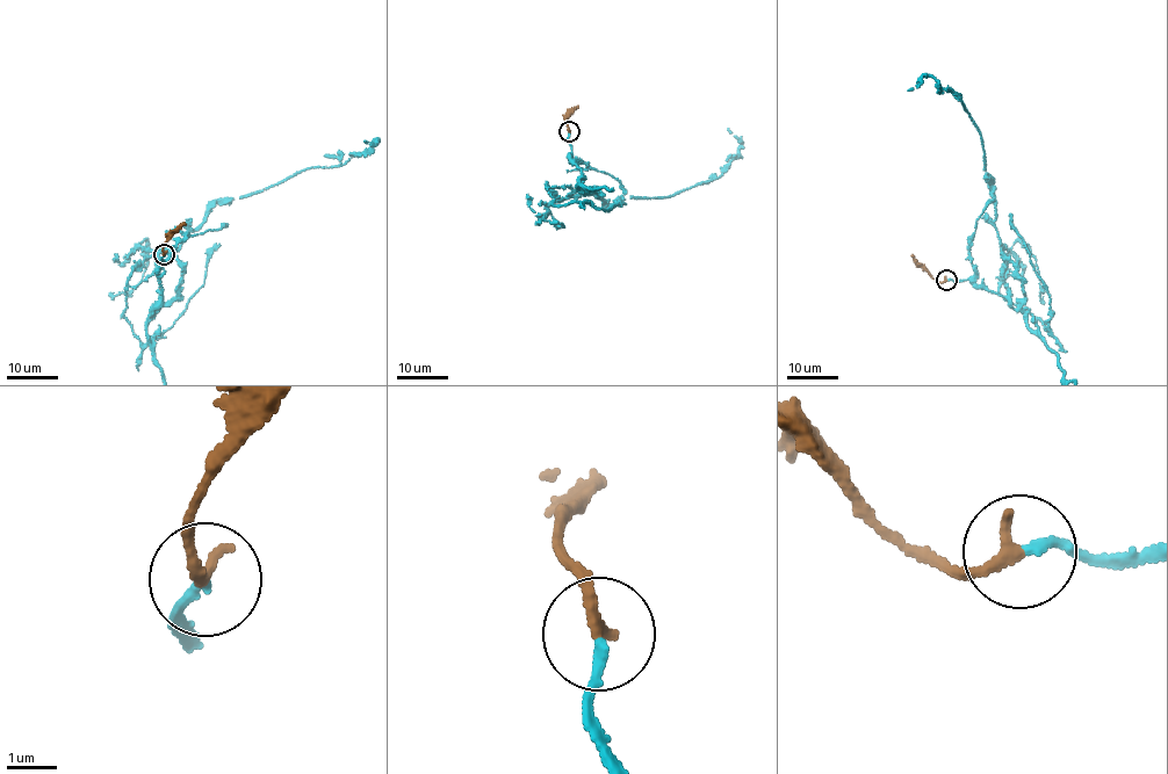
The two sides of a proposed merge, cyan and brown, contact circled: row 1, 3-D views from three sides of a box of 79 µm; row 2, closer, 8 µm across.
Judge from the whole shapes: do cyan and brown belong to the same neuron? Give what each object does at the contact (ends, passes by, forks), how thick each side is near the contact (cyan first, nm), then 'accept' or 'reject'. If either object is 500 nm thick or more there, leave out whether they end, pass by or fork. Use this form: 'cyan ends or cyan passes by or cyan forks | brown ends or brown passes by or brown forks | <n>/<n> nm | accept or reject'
cyan ends | brown ends | 190/280 nm | accept

